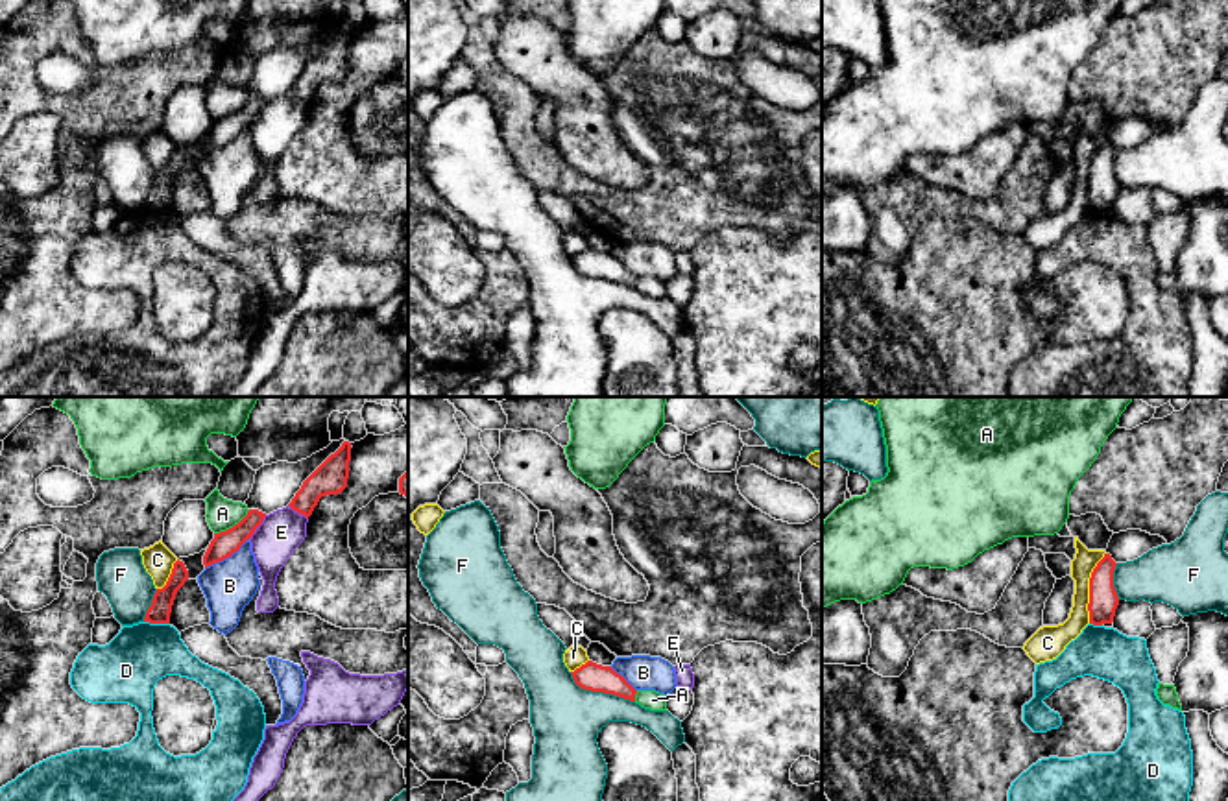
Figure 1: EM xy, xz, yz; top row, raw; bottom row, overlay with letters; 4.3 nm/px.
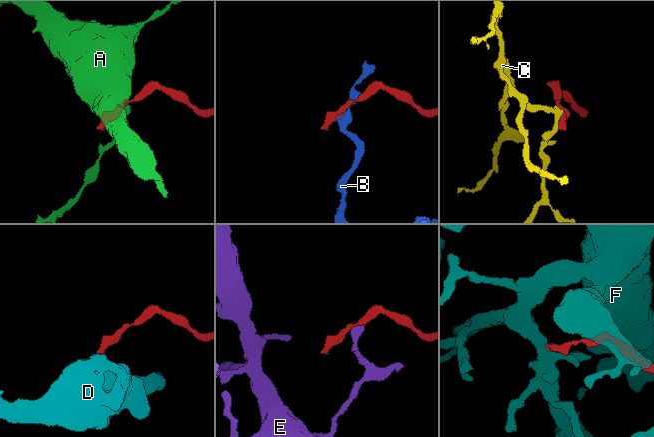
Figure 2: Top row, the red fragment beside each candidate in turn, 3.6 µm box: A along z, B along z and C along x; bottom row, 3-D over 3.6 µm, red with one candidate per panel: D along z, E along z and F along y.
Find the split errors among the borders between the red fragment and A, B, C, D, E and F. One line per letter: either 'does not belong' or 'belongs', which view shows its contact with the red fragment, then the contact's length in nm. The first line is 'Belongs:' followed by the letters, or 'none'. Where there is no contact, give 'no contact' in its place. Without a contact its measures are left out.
Belongs: none
A: does not belong | xy | 190 nm
B: does not belong | xy | 240 nm
C: does not belong | yz | 320 nm
D: does not belong | xy | 110 nm
E: does not belong | xy | 130 nm
F: does not belong | xz | 320 nm

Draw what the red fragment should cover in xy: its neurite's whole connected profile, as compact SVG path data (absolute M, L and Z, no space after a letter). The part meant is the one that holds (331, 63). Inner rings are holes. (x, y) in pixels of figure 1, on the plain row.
M343 28L342 33L303 68L288 92L308 105L321 83L342 79L347 74L351 35L351 30Z

